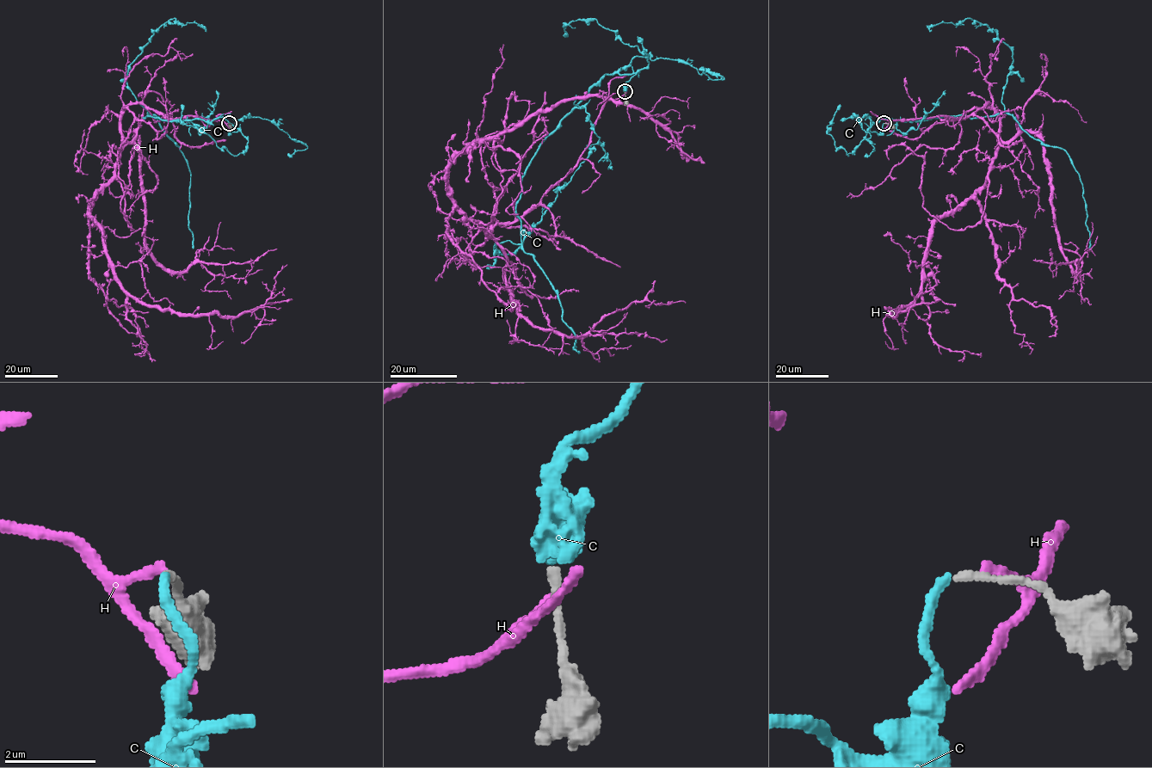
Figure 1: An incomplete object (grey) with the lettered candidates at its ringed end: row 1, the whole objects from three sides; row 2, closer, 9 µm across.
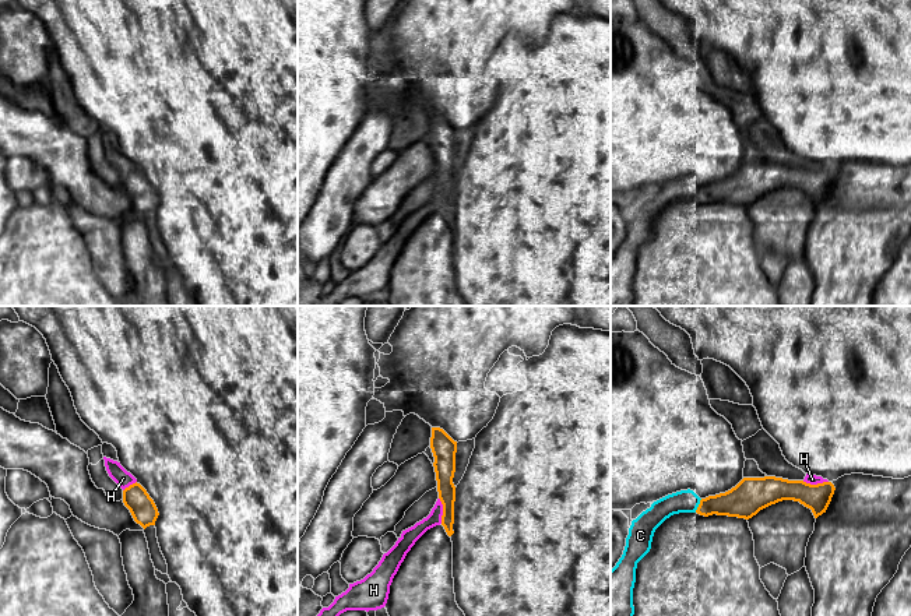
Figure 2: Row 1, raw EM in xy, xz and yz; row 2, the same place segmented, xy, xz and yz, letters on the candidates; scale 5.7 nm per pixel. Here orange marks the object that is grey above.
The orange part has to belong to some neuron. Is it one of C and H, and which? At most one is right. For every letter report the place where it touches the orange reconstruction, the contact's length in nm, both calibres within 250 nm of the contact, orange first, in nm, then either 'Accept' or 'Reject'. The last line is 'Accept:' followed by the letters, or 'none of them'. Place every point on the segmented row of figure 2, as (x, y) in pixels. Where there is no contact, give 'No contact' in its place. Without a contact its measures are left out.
C: Touches orange at yz (699, 506). Shared border 90 nm. Thickness 190 nm (orange) against 130 nm. Accept
H: Touches orange at xz (443, 510). Shared border 150 nm. Thickness 130 nm (orange) against 90 nm. Reject
Accept: C

